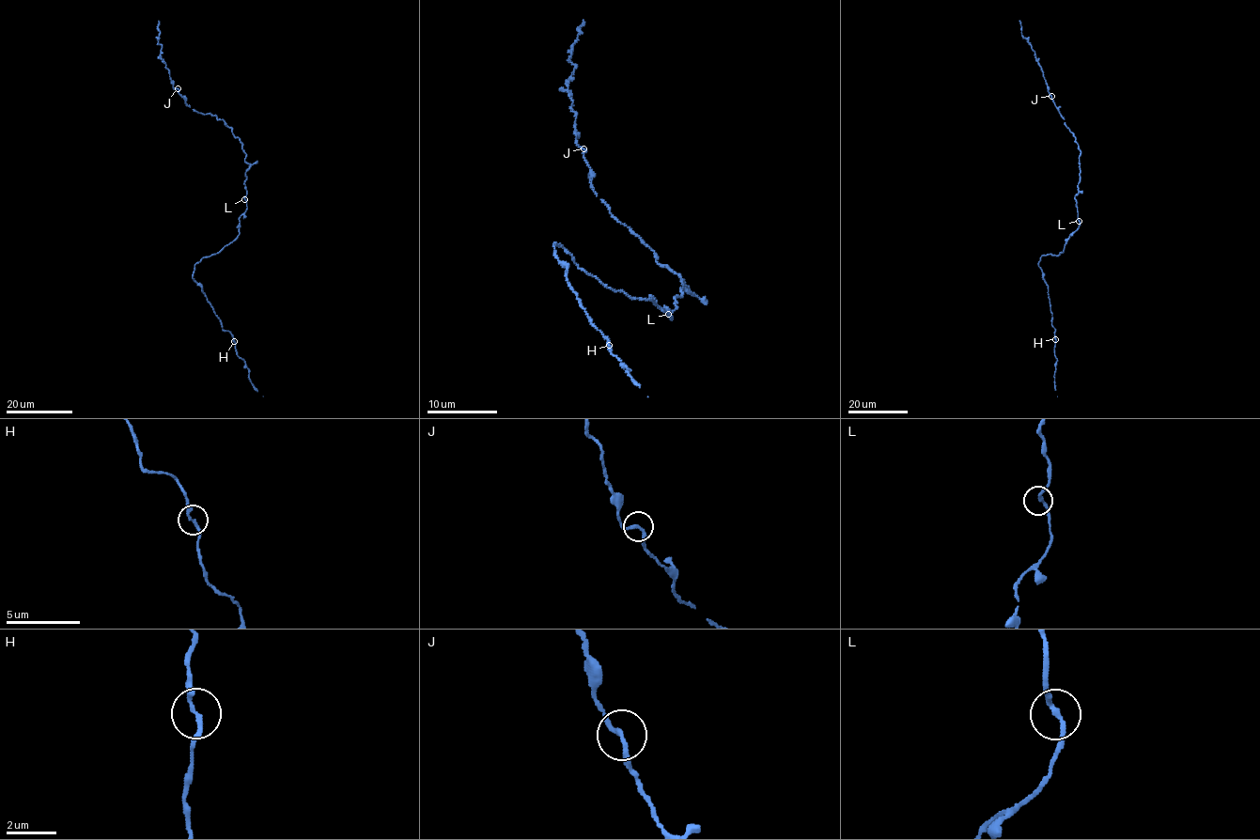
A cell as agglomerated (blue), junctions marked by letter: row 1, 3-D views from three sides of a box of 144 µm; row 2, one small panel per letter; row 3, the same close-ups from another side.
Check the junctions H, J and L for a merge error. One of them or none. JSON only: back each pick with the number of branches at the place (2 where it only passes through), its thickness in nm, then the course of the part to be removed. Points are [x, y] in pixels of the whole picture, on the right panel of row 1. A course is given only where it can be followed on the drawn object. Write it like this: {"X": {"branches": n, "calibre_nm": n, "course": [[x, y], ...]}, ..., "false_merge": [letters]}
{"false_merge": []}

